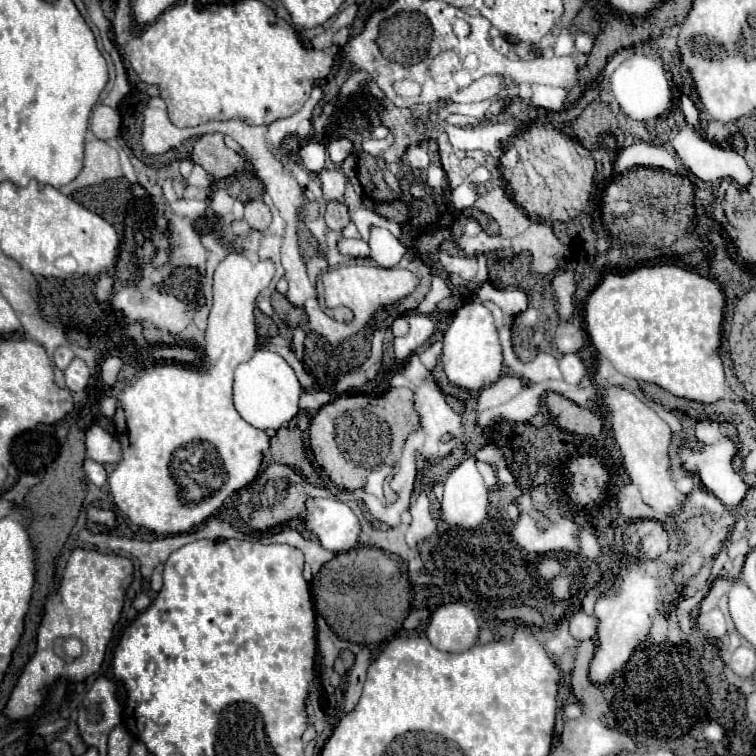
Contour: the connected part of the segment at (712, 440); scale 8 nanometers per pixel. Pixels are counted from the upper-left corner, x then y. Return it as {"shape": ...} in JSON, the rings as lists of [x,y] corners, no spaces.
{"shape":[[[699,420],[695,426],[693,440],[683,440],[681,446],[677,448],[677,458],[681,462],[681,468],[687,472],[693,472],[703,488],[717,496],[725,506],[737,506],[743,498],[749,486],[741,478],[741,474],[735,470],[735,456],[739,454],[739,448],[733,438],[725,436],[721,432],[721,426],[717,420]]]}

